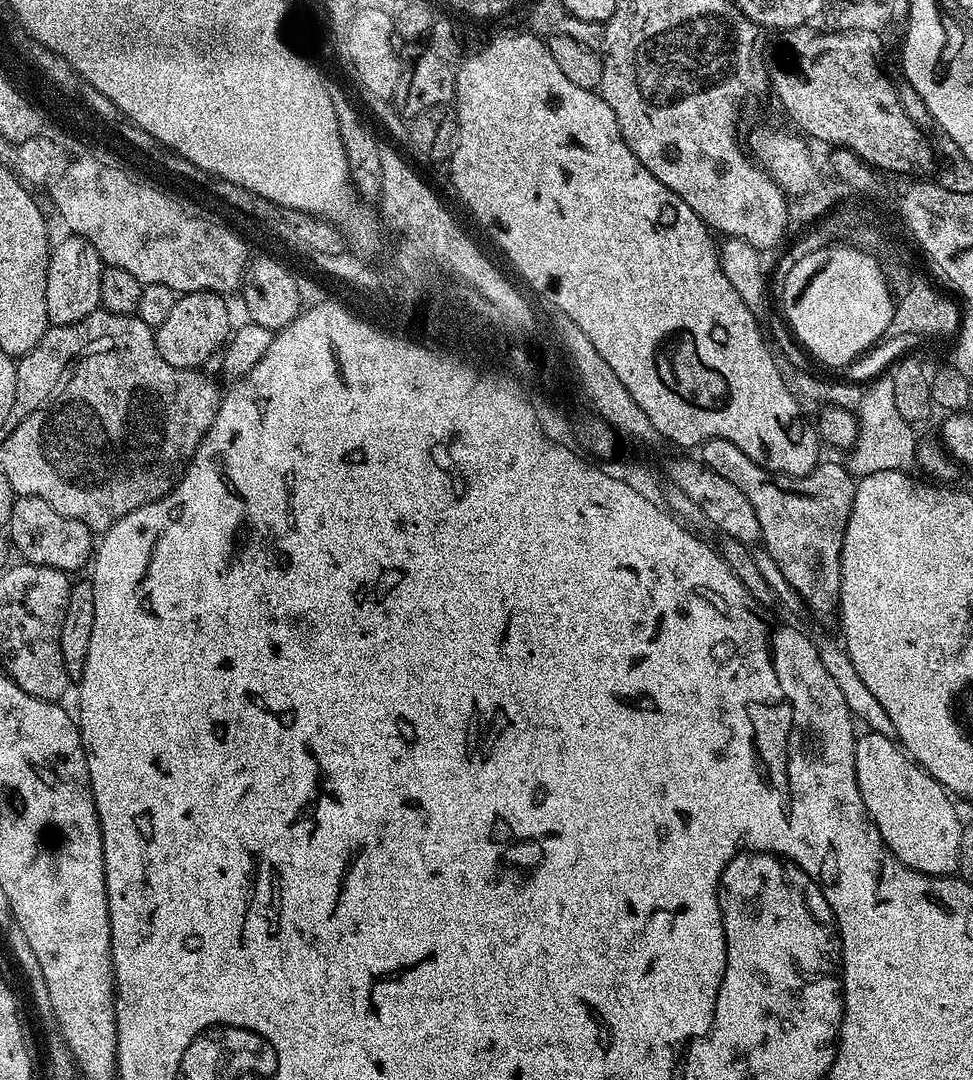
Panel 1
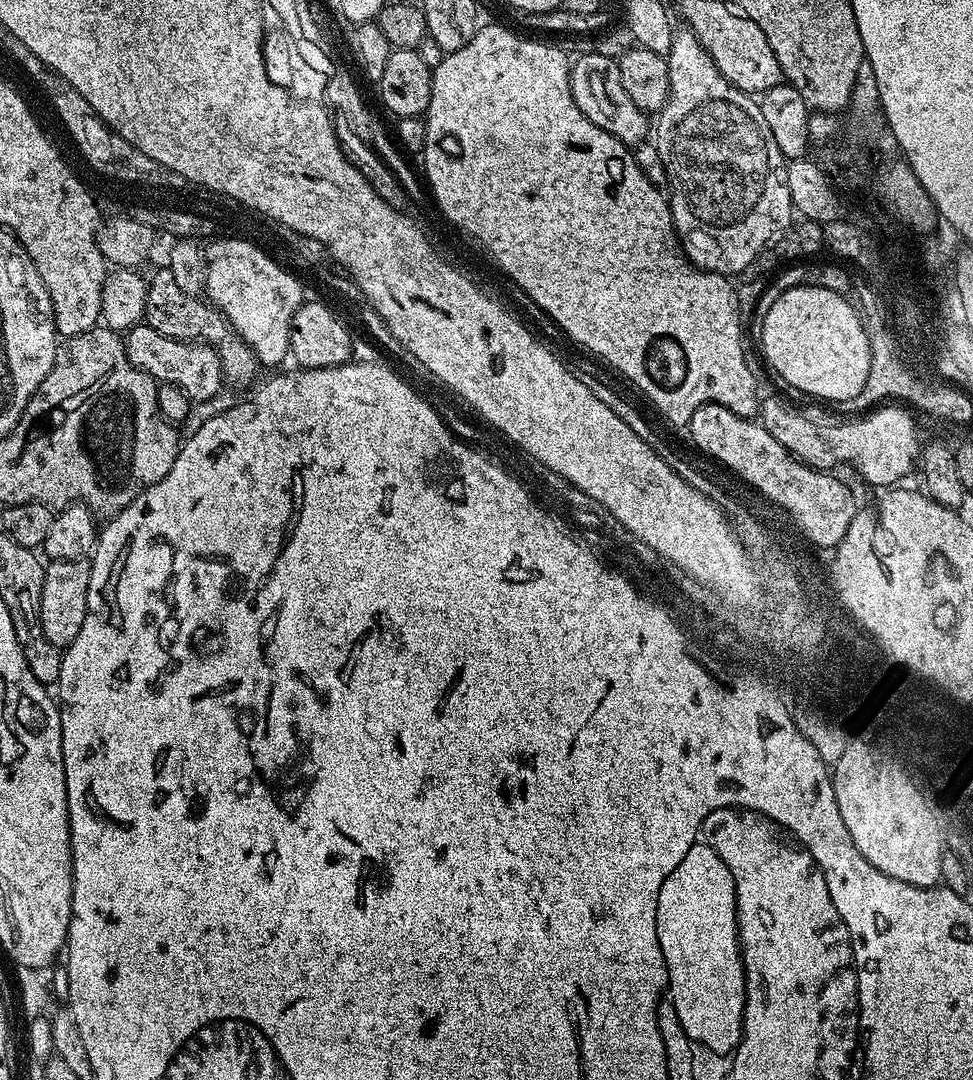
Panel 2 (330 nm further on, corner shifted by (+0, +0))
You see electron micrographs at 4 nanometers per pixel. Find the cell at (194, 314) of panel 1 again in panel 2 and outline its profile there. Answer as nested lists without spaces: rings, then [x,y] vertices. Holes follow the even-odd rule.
[[[141,322],[128,329],[124,336],[124,349],[135,368],[157,382],[165,380],[166,383],[181,388],[189,396],[189,401],[214,398],[222,390],[224,371],[220,359],[216,349],[206,343],[175,340],[166,334],[158,334],[158,330]]]

